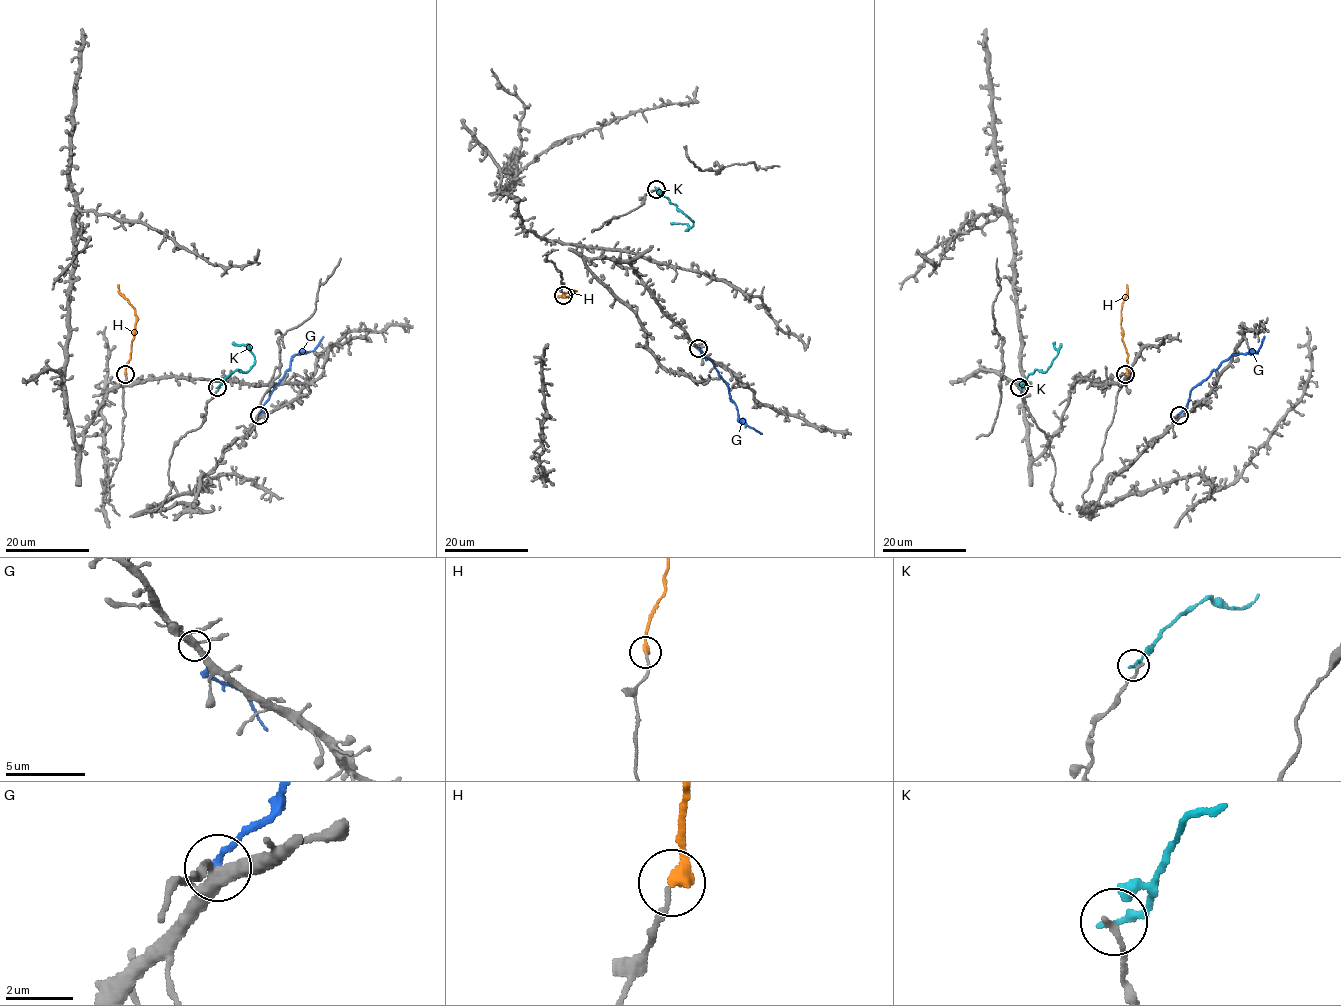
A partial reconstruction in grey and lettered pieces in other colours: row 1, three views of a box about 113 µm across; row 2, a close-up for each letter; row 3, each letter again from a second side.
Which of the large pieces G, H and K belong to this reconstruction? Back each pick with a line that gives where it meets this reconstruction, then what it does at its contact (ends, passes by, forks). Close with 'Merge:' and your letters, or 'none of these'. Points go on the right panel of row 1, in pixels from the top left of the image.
H: (1125, 374) | it ends
Merge: H

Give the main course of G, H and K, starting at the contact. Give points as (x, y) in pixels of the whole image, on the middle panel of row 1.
G: (698, 348), (701, 356), (712, 362), (727, 385), (738, 417), (761, 433)
H: (563, 295), (569, 297), (575, 290), (556, 296)
K: (656, 189), (693, 221), (689, 227), (683, 223), (671, 225)

